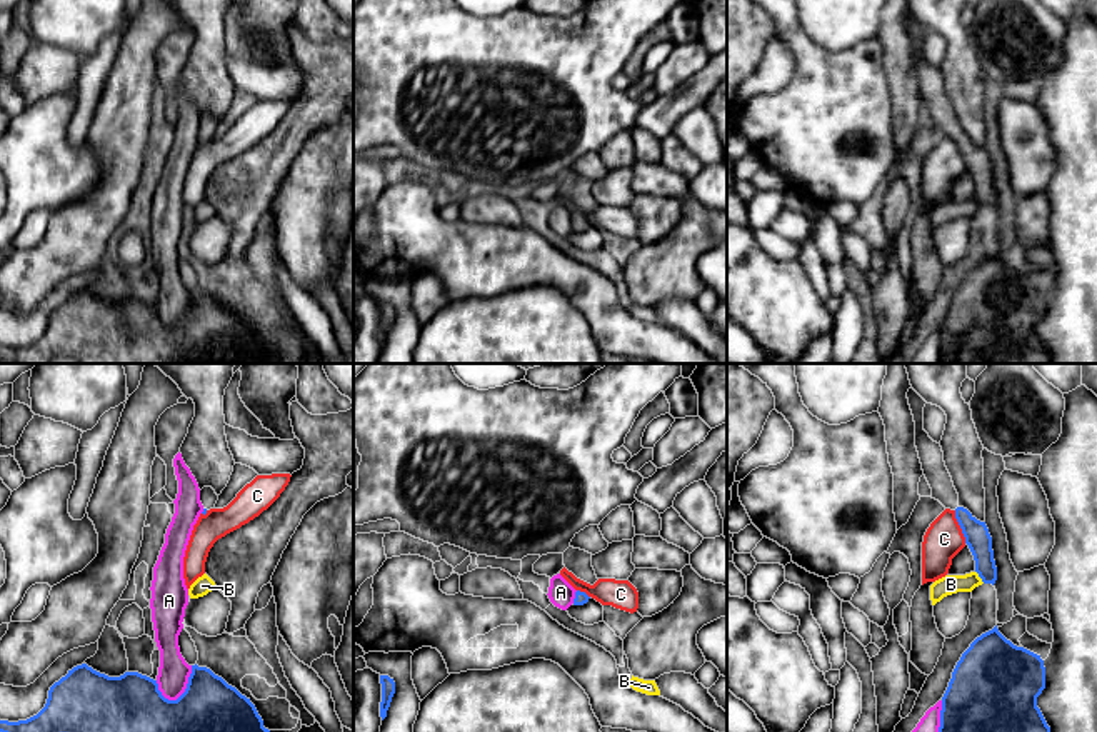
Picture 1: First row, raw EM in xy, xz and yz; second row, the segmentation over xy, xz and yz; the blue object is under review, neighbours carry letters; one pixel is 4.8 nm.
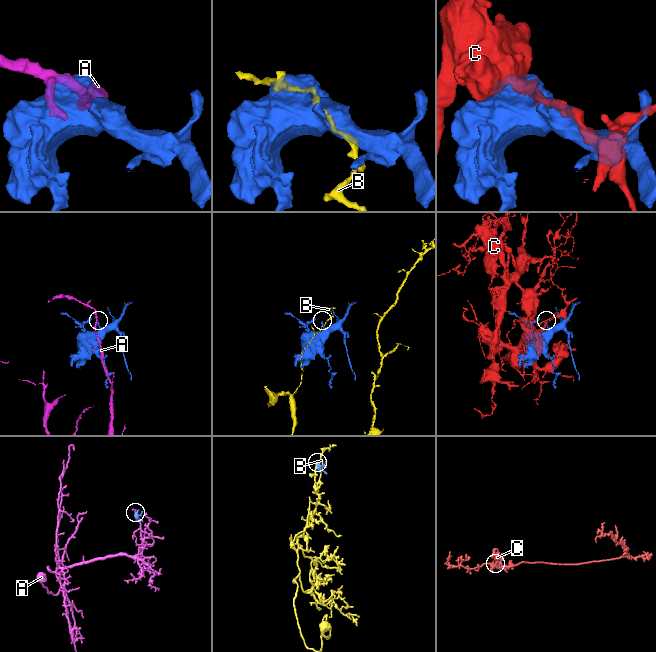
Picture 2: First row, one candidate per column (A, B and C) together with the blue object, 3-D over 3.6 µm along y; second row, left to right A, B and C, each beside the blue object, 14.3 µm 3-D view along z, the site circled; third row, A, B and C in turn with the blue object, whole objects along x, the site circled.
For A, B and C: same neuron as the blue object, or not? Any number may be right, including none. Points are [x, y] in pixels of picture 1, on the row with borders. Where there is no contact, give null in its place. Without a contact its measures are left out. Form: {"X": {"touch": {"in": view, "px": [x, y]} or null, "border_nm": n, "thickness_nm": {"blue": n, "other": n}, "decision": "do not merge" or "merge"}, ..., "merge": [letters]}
{"A": {"touch": {"in": "xy", "px": [187, 687]}, "border_nm": 220, "thickness_nm": {"blue": 280, "other": 150}, "decision": "do not merge"}, "B": {"touch": {"in": "yz", "px": [979, 576]}, "border_nm": 80, "thickness_nm": {"blue": 120, "other": 100}, "decision": "do not merge"}, "C": {"touch": {"in": "yz", "px": [961, 527]}, "border_nm": 170, "thickness_nm": {"blue": 120, "other": 190}, "decision": "do not merge"}, "merge": []}

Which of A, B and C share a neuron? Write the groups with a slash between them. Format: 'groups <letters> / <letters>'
groups A / B / C

